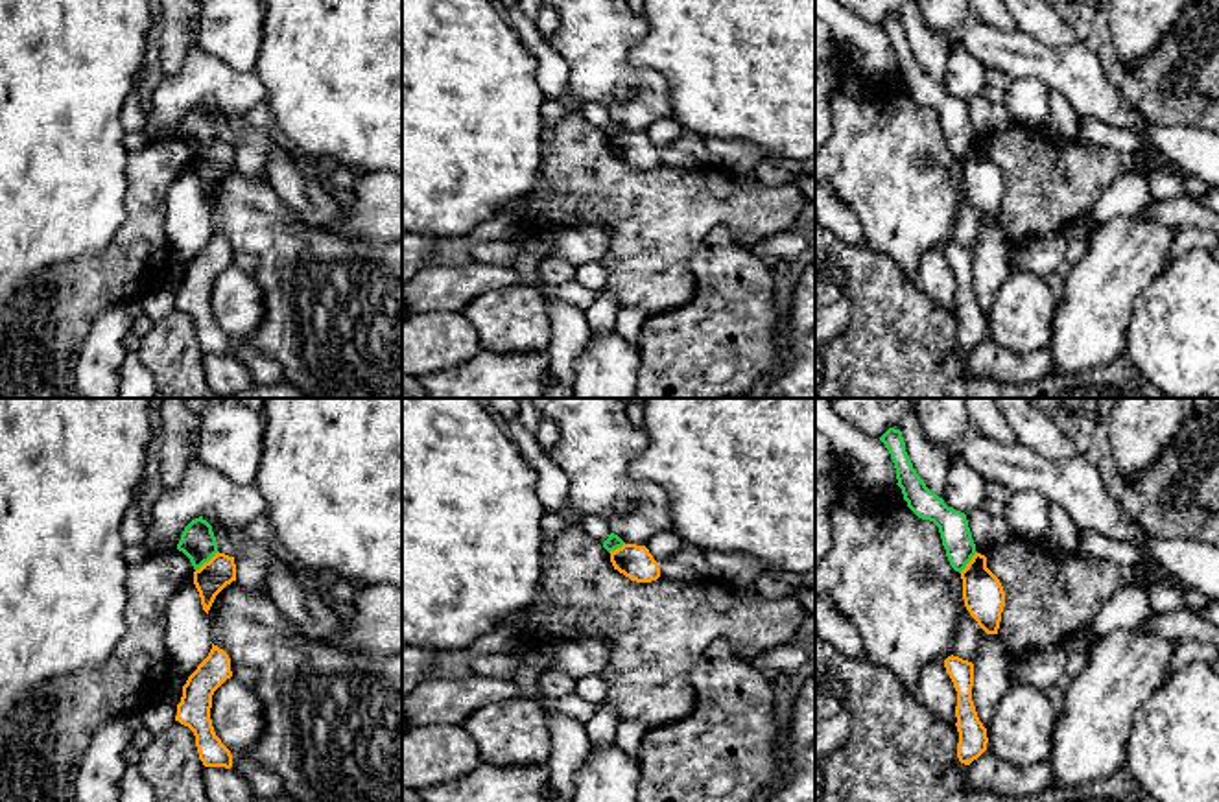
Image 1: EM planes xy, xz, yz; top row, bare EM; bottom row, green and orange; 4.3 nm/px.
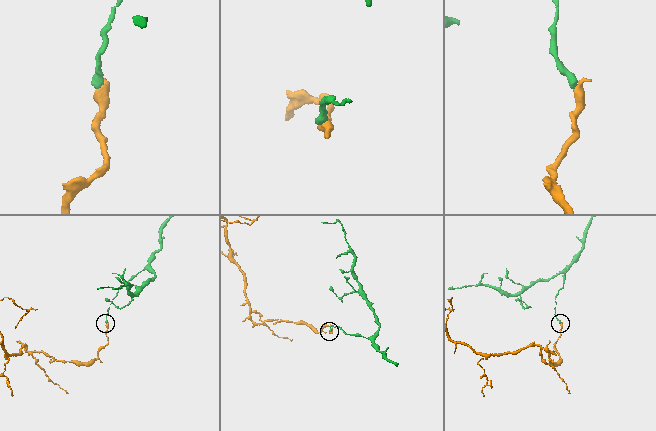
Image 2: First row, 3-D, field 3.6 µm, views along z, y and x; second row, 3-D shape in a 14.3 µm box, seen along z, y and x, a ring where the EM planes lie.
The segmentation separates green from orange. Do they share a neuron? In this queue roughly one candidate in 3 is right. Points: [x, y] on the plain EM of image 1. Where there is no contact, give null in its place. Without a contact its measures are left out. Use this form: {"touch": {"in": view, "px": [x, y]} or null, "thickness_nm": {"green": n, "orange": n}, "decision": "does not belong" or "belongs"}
{"touch": {"in": "xy", "px": [207, 148]}, "thickness_nm": {"green": 160, "orange": 140}, "decision": "does not belong"}

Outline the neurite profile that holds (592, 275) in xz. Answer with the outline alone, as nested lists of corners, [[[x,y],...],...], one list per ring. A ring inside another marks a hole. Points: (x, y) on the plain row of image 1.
[[[601,260],[586,262],[575,267],[574,280],[598,293],[607,286],[607,269]]]

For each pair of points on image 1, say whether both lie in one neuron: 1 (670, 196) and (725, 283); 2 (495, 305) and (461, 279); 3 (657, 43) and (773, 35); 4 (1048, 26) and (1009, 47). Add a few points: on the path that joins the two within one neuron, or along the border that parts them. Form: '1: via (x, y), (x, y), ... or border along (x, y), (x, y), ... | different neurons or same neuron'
1: border along (727, 229), (714, 227), (696, 249), (696, 286) | different neurons
2: border along (520, 283), (487, 290), (461, 312) | different neurons
3: via (686, 43), (707, 35), (744, 35) | same neuron
4: border along (1018, 28), (1052, 47), (1074, 45) | different neurons

